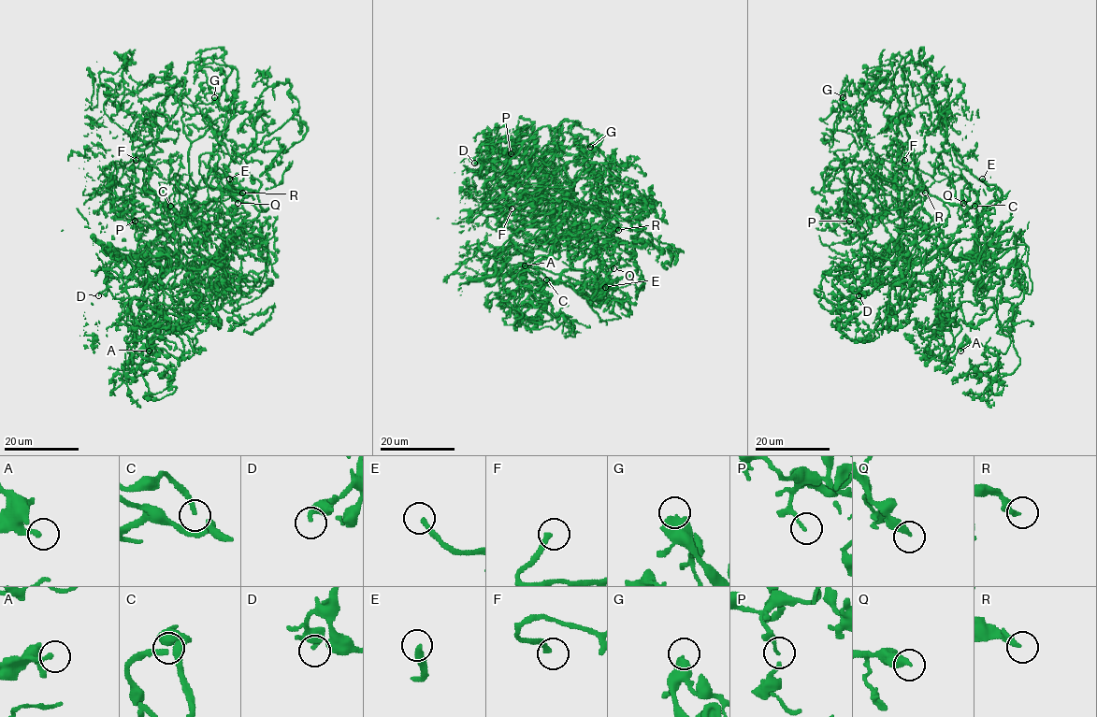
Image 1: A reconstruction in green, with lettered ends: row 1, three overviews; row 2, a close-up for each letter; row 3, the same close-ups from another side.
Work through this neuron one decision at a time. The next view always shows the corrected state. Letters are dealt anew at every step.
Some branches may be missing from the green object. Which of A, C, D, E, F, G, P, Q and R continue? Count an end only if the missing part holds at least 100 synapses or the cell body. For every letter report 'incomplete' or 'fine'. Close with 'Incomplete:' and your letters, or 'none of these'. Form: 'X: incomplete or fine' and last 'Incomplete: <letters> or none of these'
A: fine
C: incomplete
D: fine
E: incomplete
F: incomplete
G: fine
P: fine
Q: incomplete
R: fine
Incomplete: C, E, F, Q

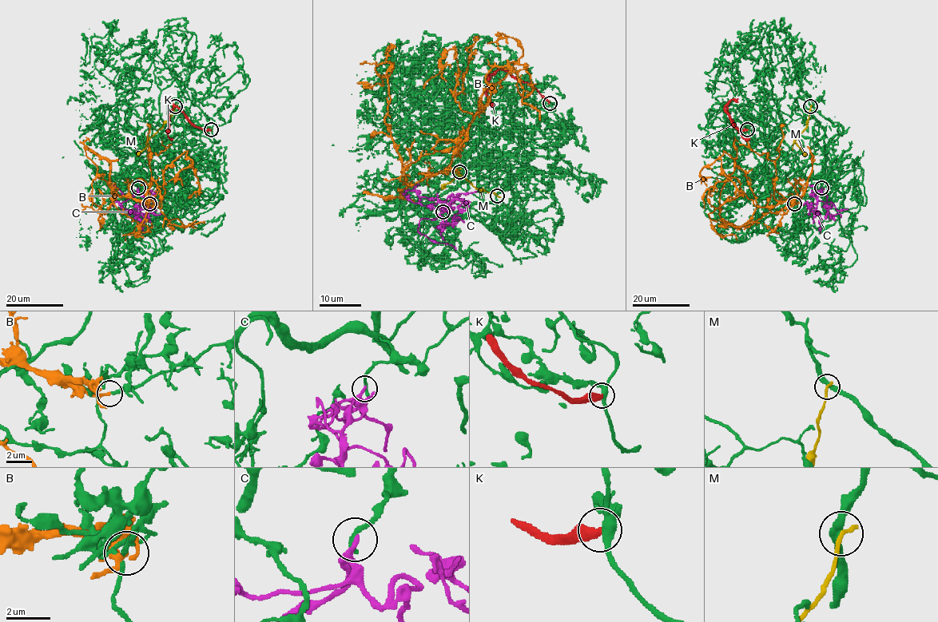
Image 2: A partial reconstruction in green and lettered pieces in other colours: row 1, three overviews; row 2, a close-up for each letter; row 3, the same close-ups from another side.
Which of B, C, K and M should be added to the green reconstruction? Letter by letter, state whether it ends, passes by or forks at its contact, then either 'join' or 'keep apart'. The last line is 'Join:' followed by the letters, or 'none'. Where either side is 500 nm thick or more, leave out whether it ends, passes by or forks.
B: it passes by | keep apart
C: it ends | keep apart
K: it ends | keep apart
M: it ends | keep apart
Join: none

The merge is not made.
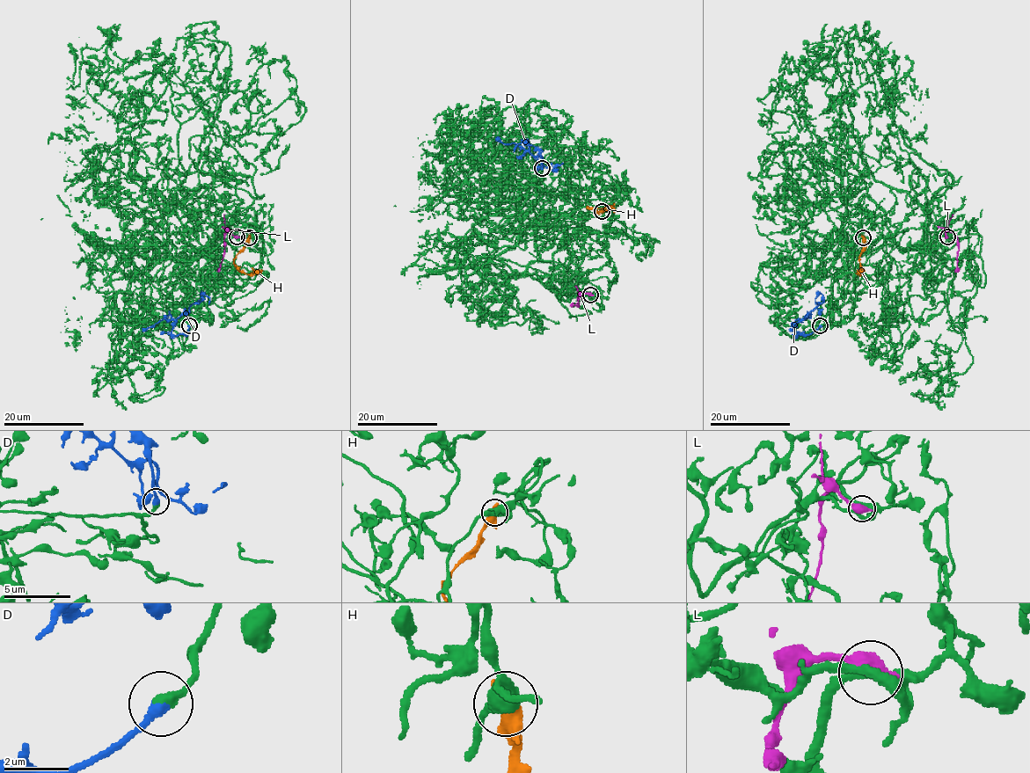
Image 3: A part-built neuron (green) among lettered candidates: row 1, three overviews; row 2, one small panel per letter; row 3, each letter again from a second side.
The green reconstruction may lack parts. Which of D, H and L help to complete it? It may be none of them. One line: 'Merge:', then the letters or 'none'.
Merge: D

